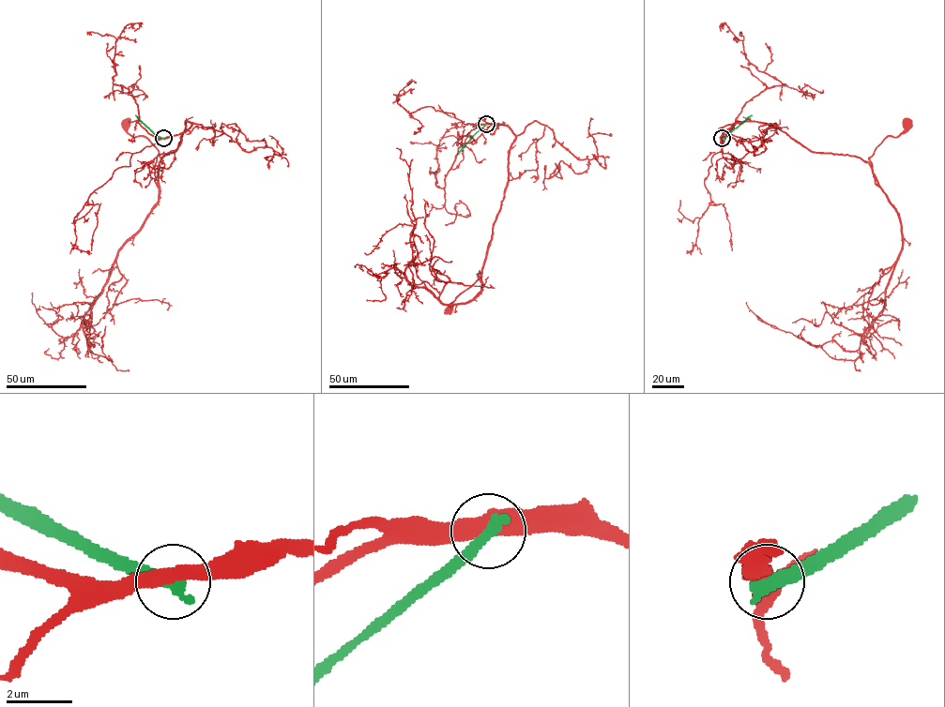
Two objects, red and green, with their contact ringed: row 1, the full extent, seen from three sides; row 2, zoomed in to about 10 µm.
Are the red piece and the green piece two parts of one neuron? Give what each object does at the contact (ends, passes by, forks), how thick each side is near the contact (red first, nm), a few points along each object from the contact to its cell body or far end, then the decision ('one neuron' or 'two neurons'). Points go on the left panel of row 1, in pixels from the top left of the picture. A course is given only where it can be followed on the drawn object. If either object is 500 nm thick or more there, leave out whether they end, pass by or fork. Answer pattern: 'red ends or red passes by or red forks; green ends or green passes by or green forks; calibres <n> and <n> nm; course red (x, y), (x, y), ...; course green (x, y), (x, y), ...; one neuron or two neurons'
red passes by; green ends; calibres 480 and 440 nm; course red (163, 138), (192, 123), (160, 160), (158, 187), (157, 148), (126, 125); course green (163, 139), (135, 114); two neurons

